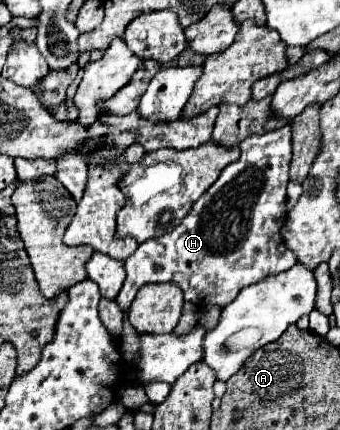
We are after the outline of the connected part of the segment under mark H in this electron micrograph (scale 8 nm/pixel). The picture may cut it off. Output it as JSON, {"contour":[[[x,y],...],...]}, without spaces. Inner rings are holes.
{"contour":[[[284,125],[280,129],[262,133],[262,135],[250,135],[244,139],[242,155],[238,161],[230,163],[216,183],[192,205],[188,215],[182,219],[178,227],[164,233],[162,237],[148,239],[140,243],[134,255],[126,259],[126,281],[116,297],[116,303],[122,311],[128,311],[130,303],[134,301],[138,289],[146,283],[176,283],[184,299],[188,303],[194,303],[196,307],[210,307],[218,305],[224,309],[230,301],[236,299],[242,287],[258,283],[274,273],[288,271],[294,263],[298,263],[294,251],[290,251],[280,235],[280,229],[284,225],[284,219],[288,215],[288,197],[286,197],[286,185],[288,185],[288,169],[290,169],[290,157],[292,157],[292,131],[290,125]]]}

